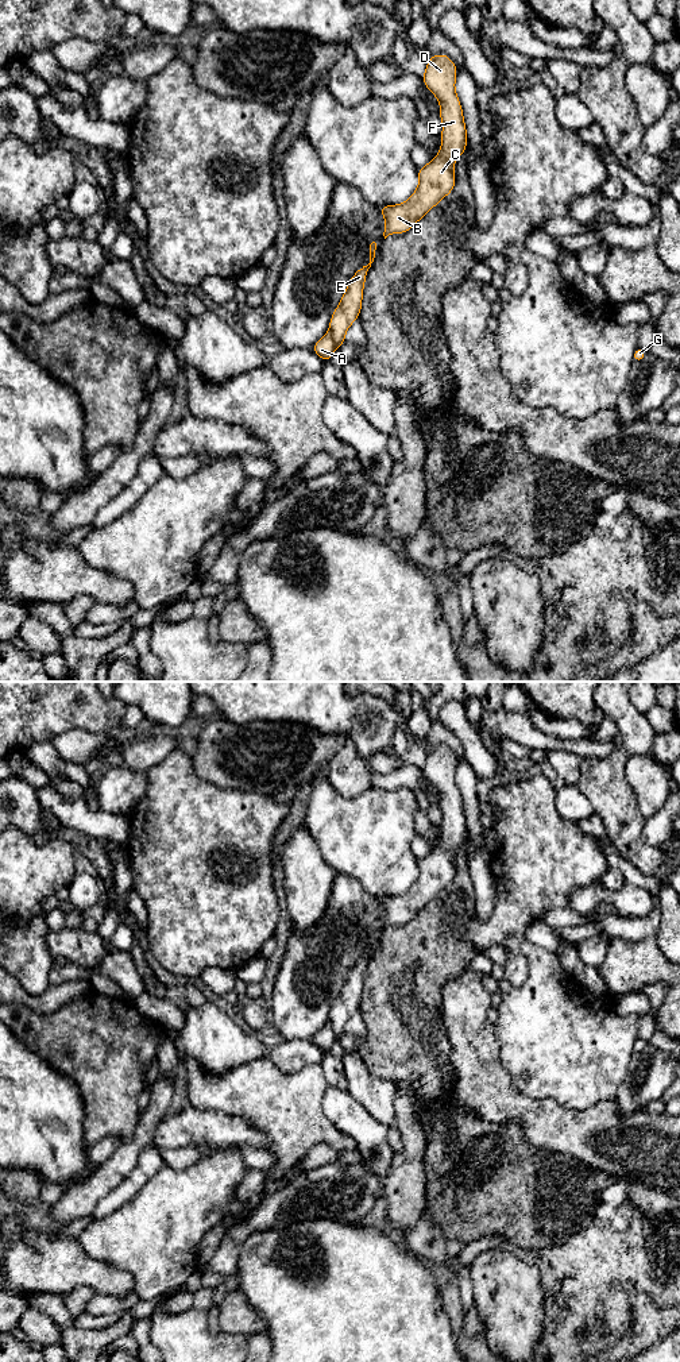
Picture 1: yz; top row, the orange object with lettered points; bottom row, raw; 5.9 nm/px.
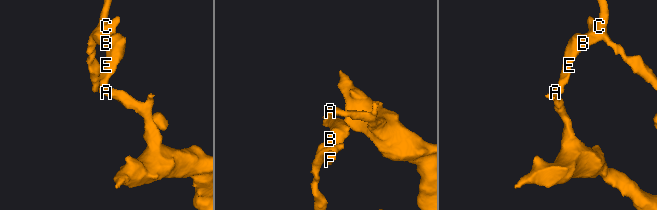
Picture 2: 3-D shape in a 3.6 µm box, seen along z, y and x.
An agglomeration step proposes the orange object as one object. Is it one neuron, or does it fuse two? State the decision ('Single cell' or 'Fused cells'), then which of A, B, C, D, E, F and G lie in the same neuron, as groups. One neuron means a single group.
Fused cells. Groups: A / B C D E F G

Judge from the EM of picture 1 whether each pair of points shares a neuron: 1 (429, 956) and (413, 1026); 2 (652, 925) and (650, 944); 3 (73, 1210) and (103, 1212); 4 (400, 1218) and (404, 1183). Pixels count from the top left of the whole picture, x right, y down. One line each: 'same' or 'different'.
1: same
2: different
3: different
4: same

